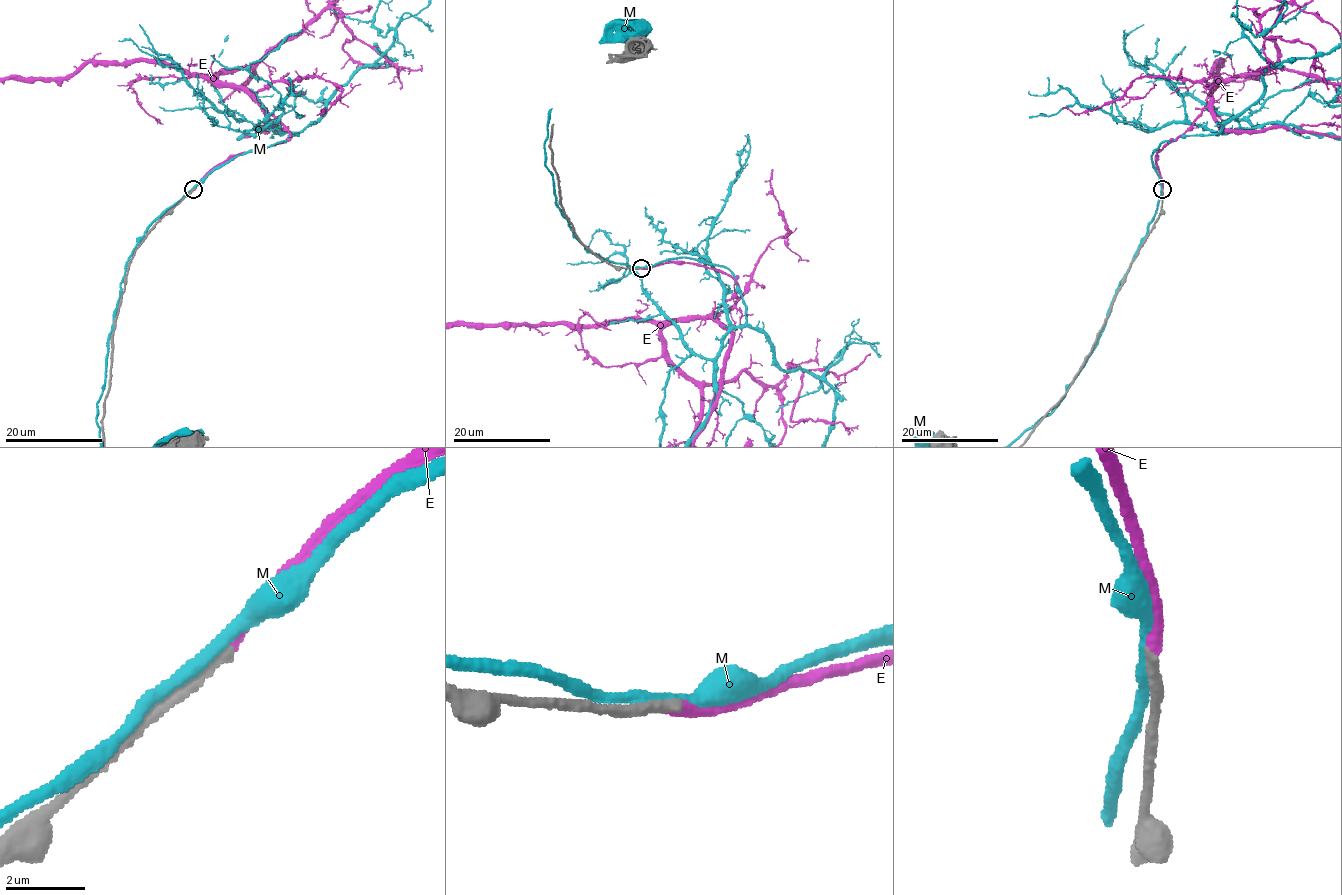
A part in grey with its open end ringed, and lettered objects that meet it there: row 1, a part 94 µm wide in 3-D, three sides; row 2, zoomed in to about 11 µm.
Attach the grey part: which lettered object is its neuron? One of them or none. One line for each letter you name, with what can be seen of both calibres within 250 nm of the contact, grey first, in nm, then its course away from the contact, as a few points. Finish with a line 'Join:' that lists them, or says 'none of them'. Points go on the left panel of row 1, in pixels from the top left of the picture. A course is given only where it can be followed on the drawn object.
E: calibres 360 and 360 nm
Join: E

